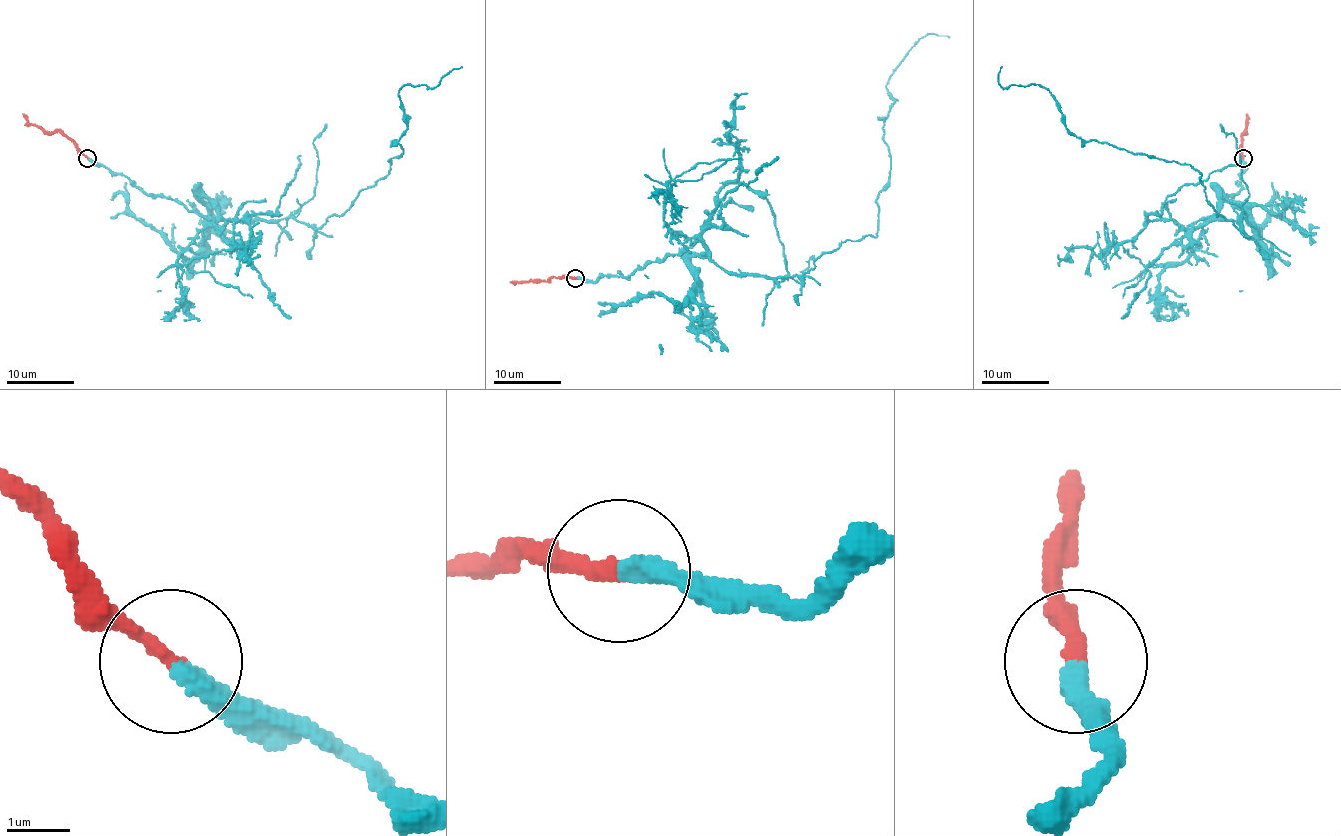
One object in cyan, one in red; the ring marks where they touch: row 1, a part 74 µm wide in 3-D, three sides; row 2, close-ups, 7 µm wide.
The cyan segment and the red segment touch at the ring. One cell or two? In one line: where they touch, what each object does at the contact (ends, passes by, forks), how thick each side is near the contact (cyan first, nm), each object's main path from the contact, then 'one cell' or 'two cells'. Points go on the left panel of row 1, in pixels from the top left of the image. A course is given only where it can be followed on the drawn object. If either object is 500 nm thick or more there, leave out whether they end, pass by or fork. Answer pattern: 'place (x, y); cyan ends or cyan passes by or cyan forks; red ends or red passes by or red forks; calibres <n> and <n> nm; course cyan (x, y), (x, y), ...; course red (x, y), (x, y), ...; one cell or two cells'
place (87, 158); cyan ends; red ends; calibres 320 and 240 nm; course cyan (88, 158), (211, 221), (294, 217), (319, 229), (402, 153), (399, 90), (433, 87), (461, 67); course red (88, 158), (66, 136), (44, 133), (22, 114); two cells

